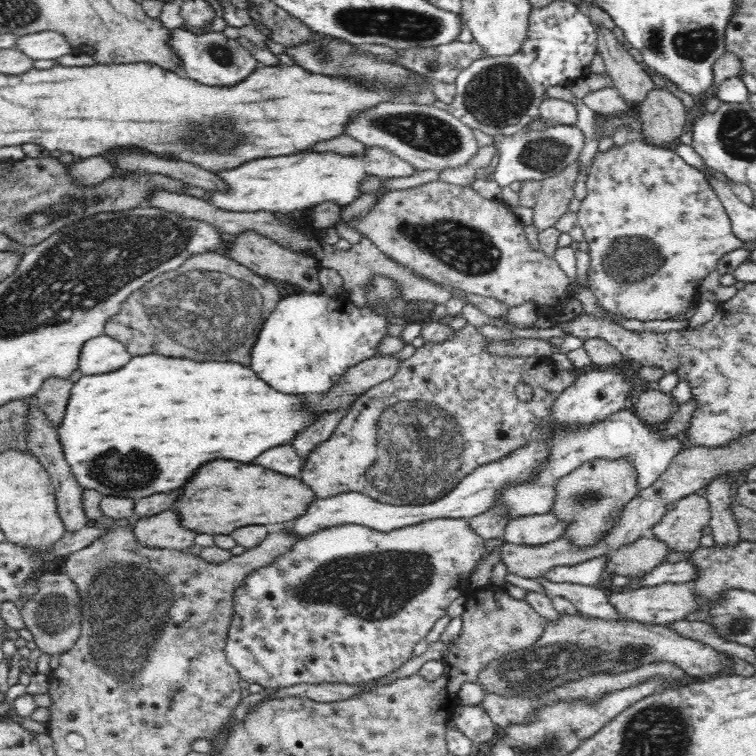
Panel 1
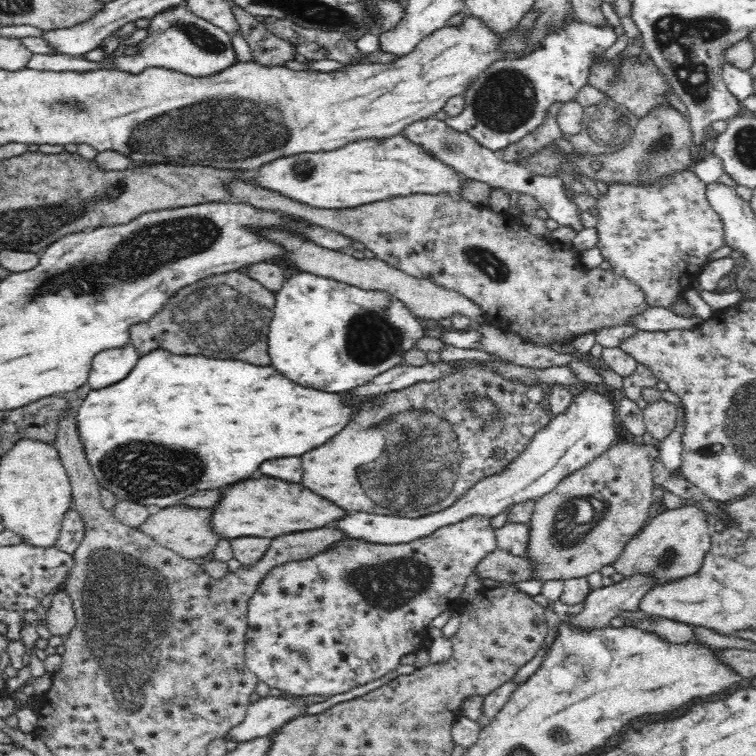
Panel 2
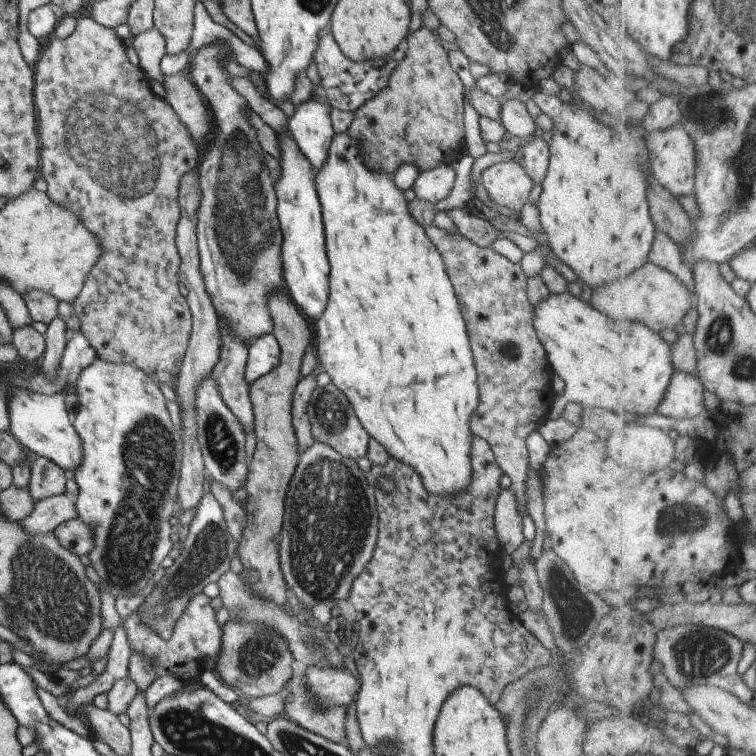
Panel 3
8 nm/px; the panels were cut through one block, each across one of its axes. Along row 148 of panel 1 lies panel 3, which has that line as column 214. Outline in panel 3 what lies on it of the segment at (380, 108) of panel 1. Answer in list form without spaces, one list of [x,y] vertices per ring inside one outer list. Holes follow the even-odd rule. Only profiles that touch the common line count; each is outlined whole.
[[[210,374],[197,387],[195,395],[197,442],[205,473],[230,491],[241,489],[246,481],[248,458],[243,450],[244,432],[234,414],[222,403]]]

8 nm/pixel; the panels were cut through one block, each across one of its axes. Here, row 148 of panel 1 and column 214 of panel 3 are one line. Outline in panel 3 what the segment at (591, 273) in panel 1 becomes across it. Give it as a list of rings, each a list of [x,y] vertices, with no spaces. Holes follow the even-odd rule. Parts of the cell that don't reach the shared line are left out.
[[[203,592],[194,594],[183,607],[181,614],[171,627],[171,636],[164,641],[161,637],[145,623],[142,623],[137,610],[130,613],[121,620],[122,629],[125,631],[130,652],[143,655],[147,659],[152,659],[154,674],[160,676],[172,676],[187,684],[200,676],[201,671],[210,668],[211,672],[217,674],[215,670],[218,661],[218,652],[221,644],[222,627],[215,621],[215,611],[209,605],[209,600]]]

